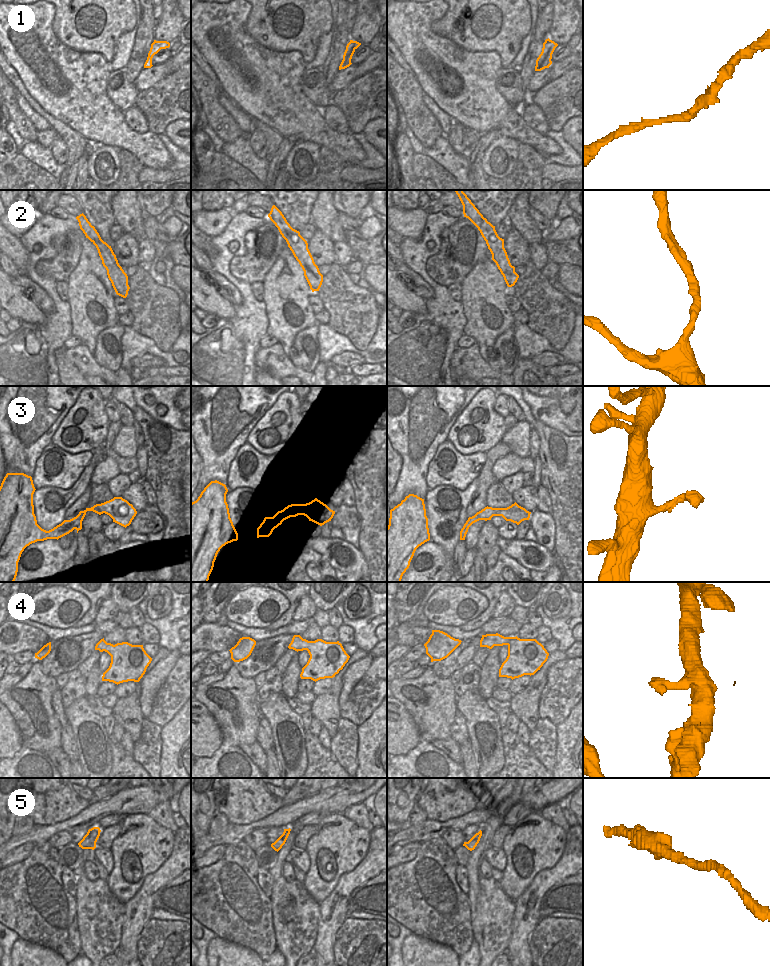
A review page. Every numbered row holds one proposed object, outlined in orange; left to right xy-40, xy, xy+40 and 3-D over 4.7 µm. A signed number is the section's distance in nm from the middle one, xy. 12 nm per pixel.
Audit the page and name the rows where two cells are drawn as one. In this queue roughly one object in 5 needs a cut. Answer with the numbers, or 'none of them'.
none of them

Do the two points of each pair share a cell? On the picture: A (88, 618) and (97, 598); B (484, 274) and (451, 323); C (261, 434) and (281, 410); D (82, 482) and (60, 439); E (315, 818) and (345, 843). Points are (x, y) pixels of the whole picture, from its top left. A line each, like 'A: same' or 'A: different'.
A: same
B: different
C: same
D: different
E: different

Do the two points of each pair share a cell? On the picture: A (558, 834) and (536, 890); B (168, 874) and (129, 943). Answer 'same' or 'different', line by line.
A: different
B: same

